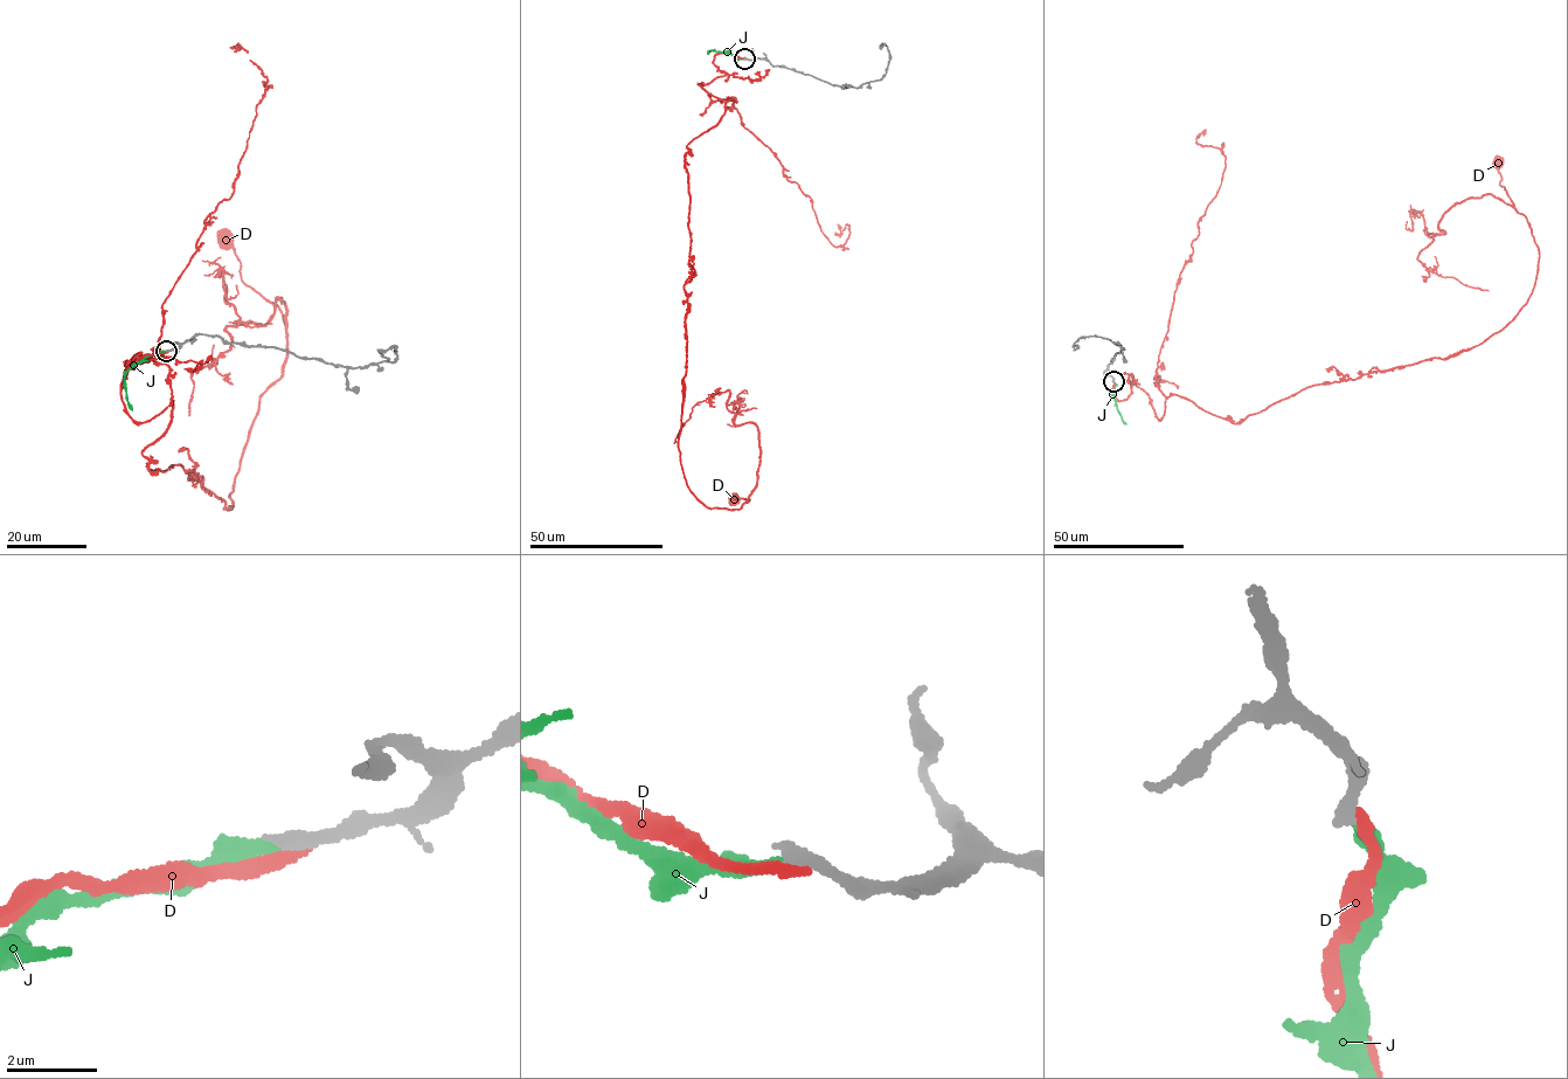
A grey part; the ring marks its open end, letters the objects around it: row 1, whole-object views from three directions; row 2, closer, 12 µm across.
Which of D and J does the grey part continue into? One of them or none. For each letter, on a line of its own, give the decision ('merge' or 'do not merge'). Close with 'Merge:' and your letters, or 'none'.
D: do not merge
J: merge
Merge: J

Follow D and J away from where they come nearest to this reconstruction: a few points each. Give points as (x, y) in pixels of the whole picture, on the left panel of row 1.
D: (167, 351), (123, 377), (136, 421), (173, 406), (141, 452), (231, 510), (288, 353), (279, 308), (224, 240)
J: (166, 351), (138, 361), (125, 375), (132, 410)

